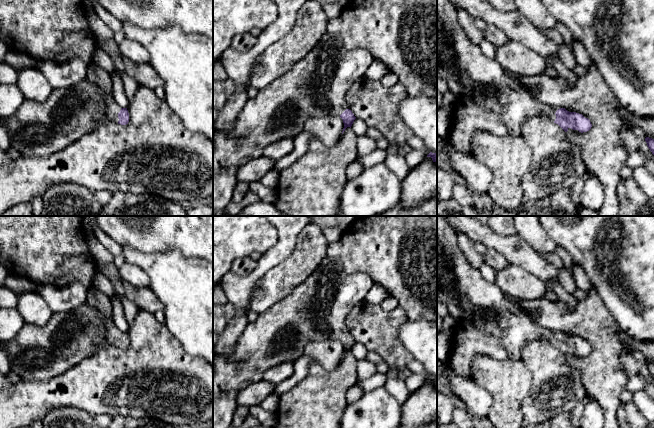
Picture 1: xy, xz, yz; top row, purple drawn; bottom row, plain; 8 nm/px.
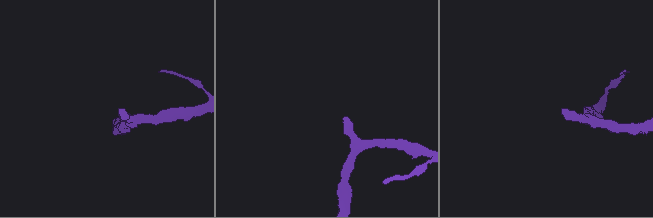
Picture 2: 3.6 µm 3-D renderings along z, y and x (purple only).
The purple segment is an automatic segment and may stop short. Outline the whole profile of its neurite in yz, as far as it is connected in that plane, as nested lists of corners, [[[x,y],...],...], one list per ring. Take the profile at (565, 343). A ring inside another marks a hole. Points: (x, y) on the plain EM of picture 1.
[[[437,216],[437,302],[447,306],[451,317],[457,322],[468,321],[494,336],[506,350],[507,357],[514,361],[521,359],[522,348],[538,339],[545,339],[565,356],[569,352],[581,357],[591,353],[590,344],[582,338],[539,325],[538,316],[529,315],[520,306],[523,300],[507,299],[495,283],[487,281],[479,269],[470,265],[458,246],[456,235],[457,232],[447,219]]]

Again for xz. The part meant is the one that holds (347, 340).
[[[326,257],[315,271],[289,295],[265,312],[260,313],[255,321],[249,322],[237,340],[231,355],[213,355],[213,428],[230,428],[238,406],[238,393],[250,384],[263,380],[266,370],[280,363],[297,360],[309,342],[339,340],[344,347],[342,358],[347,351],[351,352],[356,341],[347,330],[346,317],[356,303],[364,300],[373,286],[374,282],[367,274],[345,274],[337,262]]]

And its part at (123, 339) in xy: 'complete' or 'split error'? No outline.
split error

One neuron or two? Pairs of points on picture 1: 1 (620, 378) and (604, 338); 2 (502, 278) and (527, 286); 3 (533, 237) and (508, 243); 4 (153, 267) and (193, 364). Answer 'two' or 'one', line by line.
1: one
2: one
3: two
4: two

